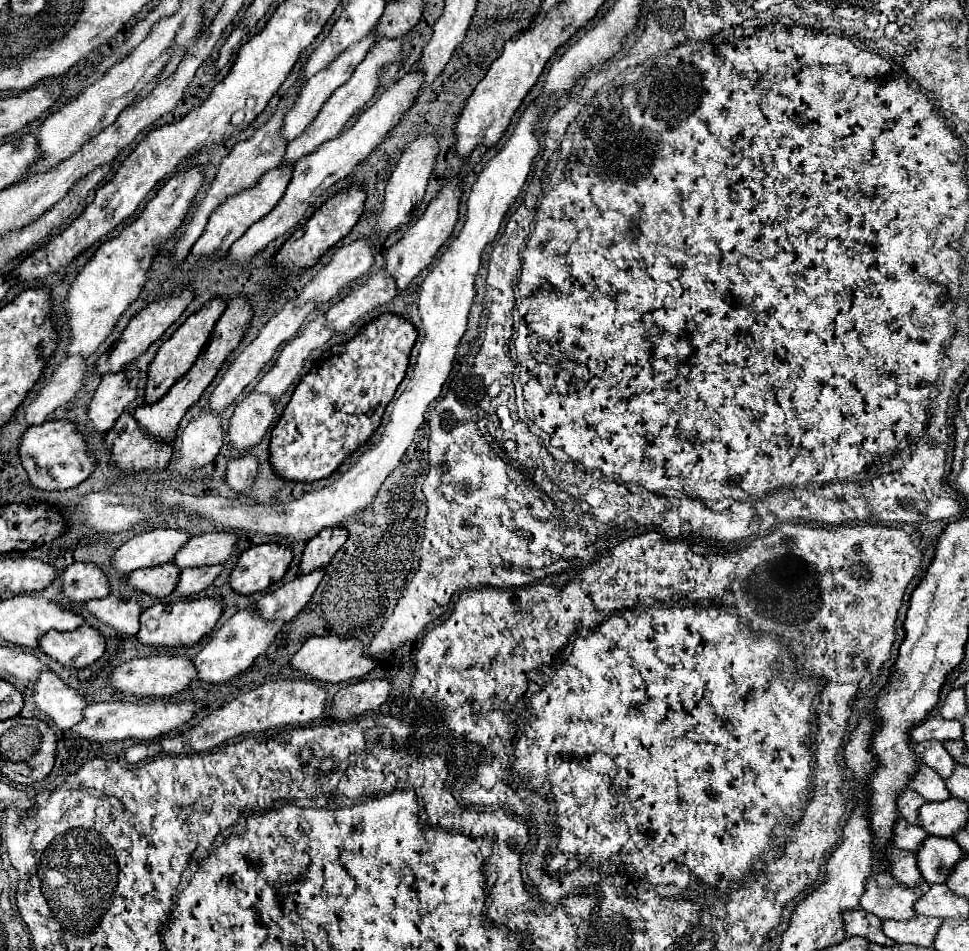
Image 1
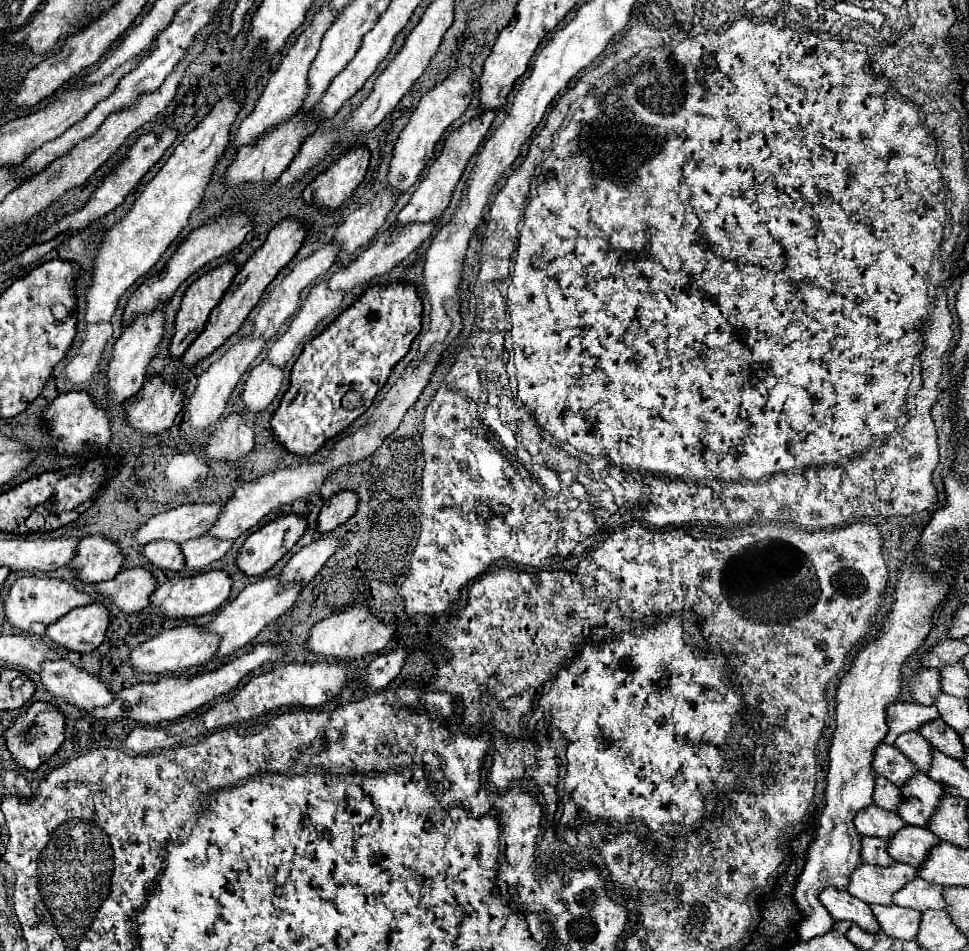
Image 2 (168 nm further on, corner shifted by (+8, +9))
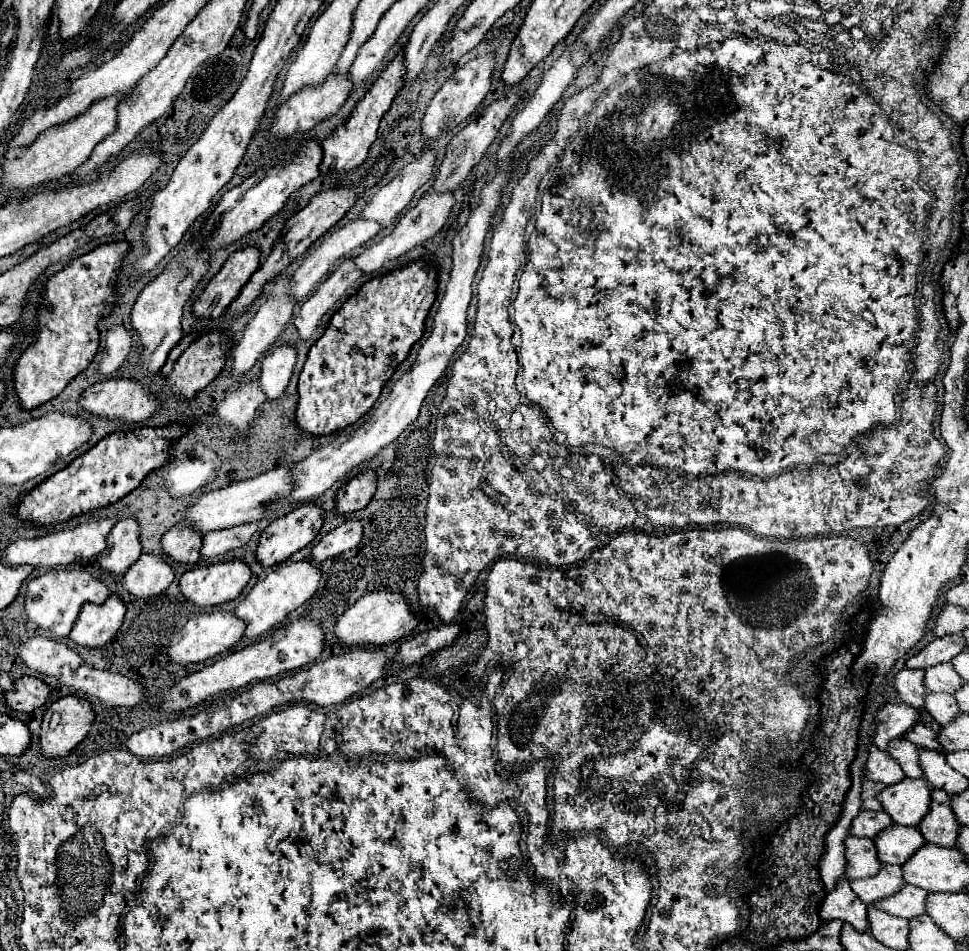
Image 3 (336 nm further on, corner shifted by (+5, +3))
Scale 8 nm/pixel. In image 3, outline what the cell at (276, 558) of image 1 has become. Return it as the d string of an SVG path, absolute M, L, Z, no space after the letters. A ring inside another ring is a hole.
M306 503L288 515L278 517L260 535L260 545L256 549L258 561L264 567L272 567L288 559L318 535L322 523L324 511L314 503Z

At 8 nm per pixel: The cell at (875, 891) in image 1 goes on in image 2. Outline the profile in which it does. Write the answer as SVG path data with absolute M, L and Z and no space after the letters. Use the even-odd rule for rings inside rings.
M863 863L853 871L847 891L869 905L891 905L893 893L911 883L911 879L917 877L917 871L917 867L907 863L893 863L891 867Z

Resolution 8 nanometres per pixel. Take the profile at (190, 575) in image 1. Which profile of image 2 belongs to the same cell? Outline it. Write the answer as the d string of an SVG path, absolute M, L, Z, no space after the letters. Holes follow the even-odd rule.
M211 537L191 539L181 545L181 551L185 557L185 569L199 573L213 561L221 559L229 551L229 547L231 547L229 541L219 541L219 539L211 539Z

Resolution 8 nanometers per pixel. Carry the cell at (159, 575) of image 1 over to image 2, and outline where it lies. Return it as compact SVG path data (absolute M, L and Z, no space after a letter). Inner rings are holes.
M153 541L141 549L141 557L147 565L153 565L163 571L181 571L185 567L181 549L171 541Z

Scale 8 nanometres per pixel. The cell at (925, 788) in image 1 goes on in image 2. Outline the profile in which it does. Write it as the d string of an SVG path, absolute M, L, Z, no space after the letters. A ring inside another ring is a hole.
M881 743L875 749L873 769L877 775L887 777L897 787L901 787L901 783L907 783L915 773L919 773L915 771L915 767L911 767L911 761L897 747L887 743Z

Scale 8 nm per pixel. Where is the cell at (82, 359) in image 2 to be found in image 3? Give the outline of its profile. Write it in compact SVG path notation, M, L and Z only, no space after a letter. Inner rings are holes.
M110 327L106 331L106 351L98 365L100 373L104 375L114 373L118 367L124 365L130 351L132 351L132 335L124 327Z

